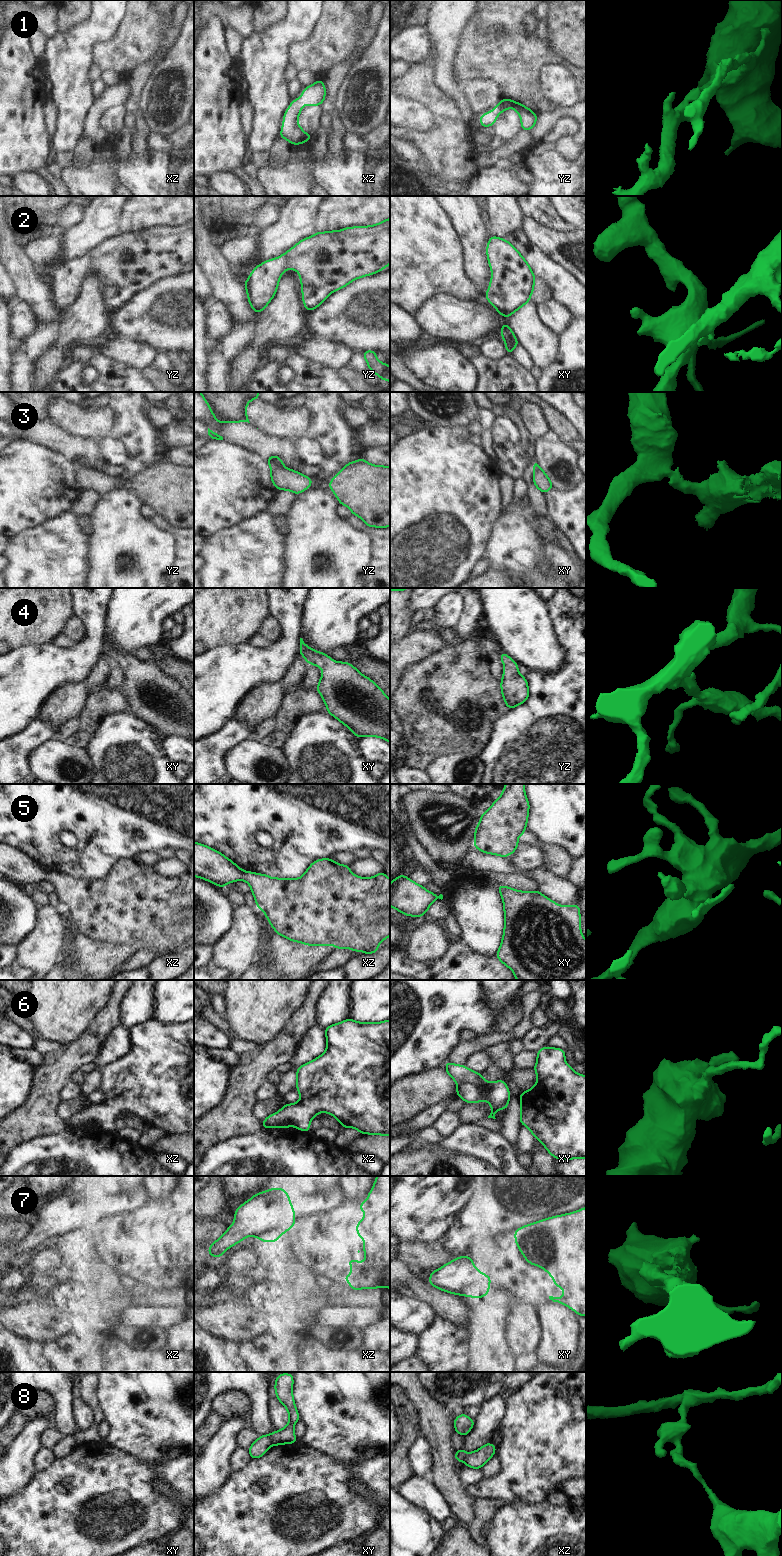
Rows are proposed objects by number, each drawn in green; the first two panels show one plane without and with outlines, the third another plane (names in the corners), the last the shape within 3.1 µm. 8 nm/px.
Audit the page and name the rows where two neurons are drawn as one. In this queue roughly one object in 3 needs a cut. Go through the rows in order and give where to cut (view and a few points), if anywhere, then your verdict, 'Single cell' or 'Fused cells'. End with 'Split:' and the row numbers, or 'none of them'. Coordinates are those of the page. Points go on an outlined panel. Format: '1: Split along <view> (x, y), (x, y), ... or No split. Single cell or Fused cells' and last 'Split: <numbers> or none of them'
1: No split. Single cell
2: Split along xy (497, 309), (501, 314). Fused cells
3: Split along yz (271, 466), (283, 467). Fused cells
4: No split. Single cell
5: No split. Single cell
6: Split along xz (263, 1121), (275, 1126), (283, 1119), (289, 1125). Fused cells
7: Split along xz (293, 1222), (292, 1225). Fused cells
8: Split along xy (268, 1436), (272, 1443). Fused cells
Split: 2, 3, 6, 7, 8.

